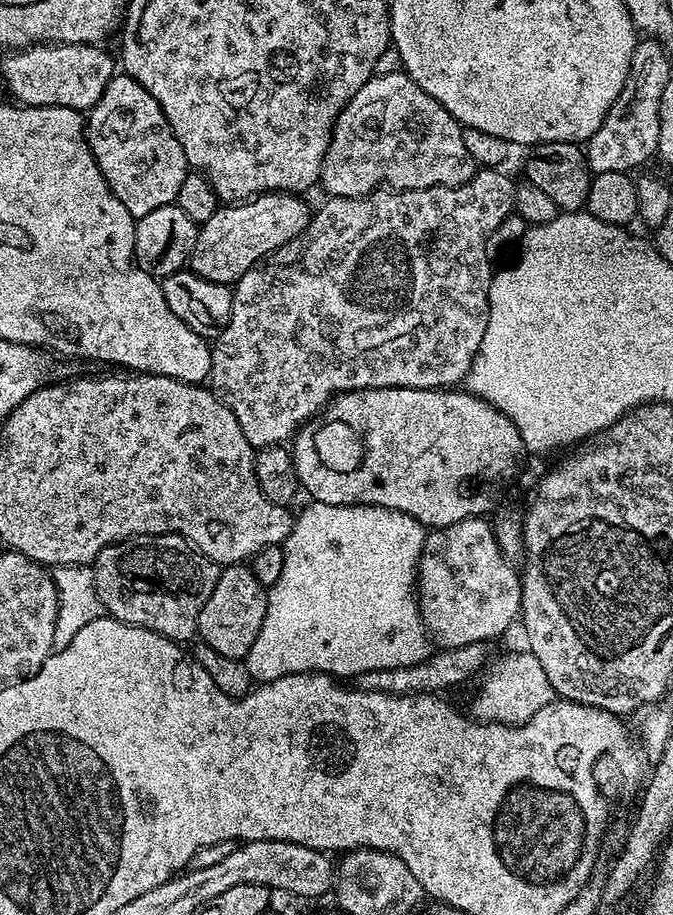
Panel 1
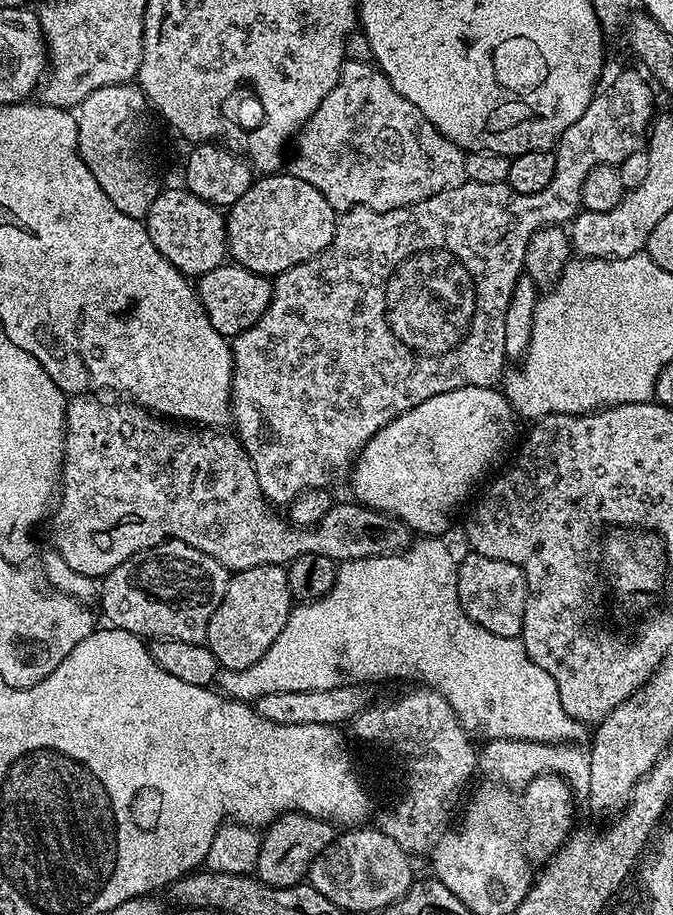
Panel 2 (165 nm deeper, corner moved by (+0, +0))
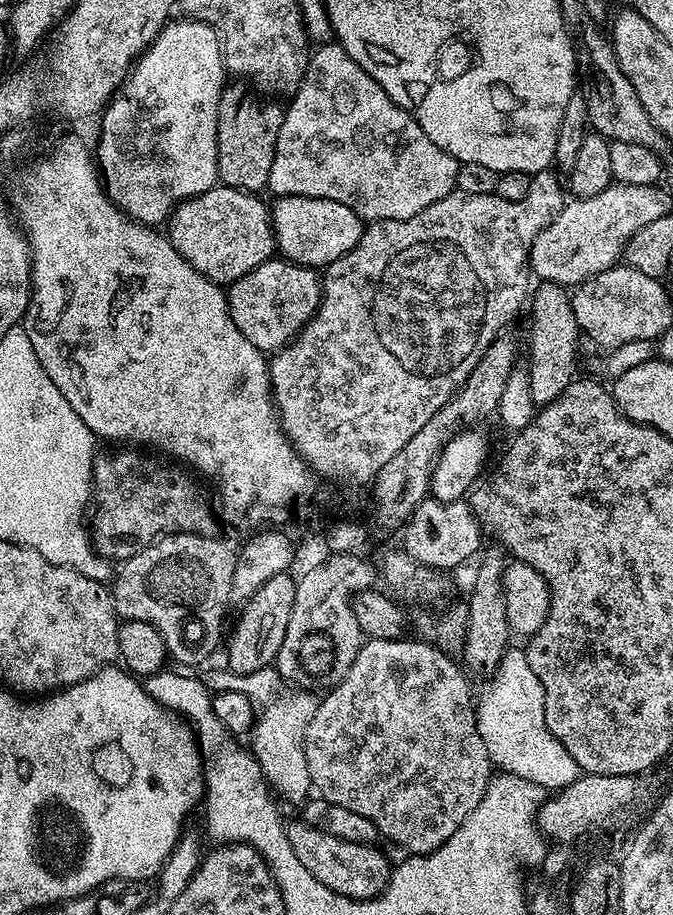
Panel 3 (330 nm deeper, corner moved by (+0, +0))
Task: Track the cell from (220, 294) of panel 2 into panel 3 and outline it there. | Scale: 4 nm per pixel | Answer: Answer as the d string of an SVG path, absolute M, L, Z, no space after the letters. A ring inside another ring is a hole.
M273 258L262 262L262 266L254 266L250 274L242 274L233 284L227 285L226 295L230 316L234 318L234 326L254 342L254 346L265 354L275 353L295 340L296 335L312 321L312 316L320 308L322 295L322 276L315 268L304 264L295 264L293 260Z

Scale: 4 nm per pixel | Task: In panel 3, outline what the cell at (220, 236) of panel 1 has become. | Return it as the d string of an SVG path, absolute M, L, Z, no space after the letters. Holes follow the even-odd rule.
M281 196L271 205L272 213L272 232L276 236L276 247L279 255L285 260L293 260L295 264L304 264L308 268L323 270L329 264L342 258L362 238L366 227L365 221L360 219L350 206L342 206L342 202L334 202L330 198L310 198L309 196Z

